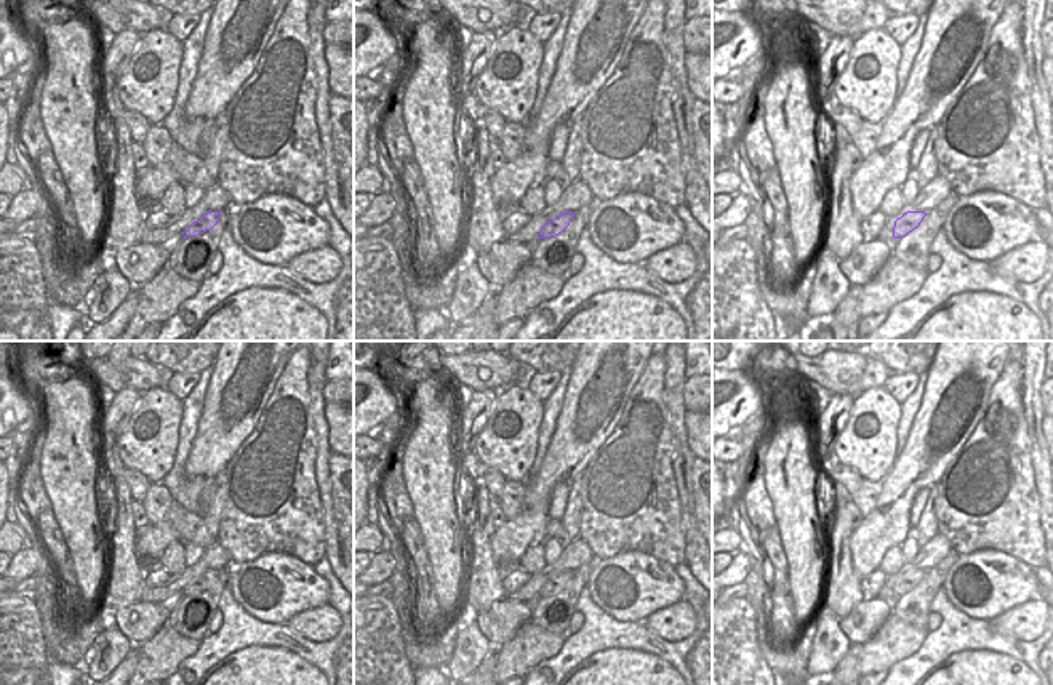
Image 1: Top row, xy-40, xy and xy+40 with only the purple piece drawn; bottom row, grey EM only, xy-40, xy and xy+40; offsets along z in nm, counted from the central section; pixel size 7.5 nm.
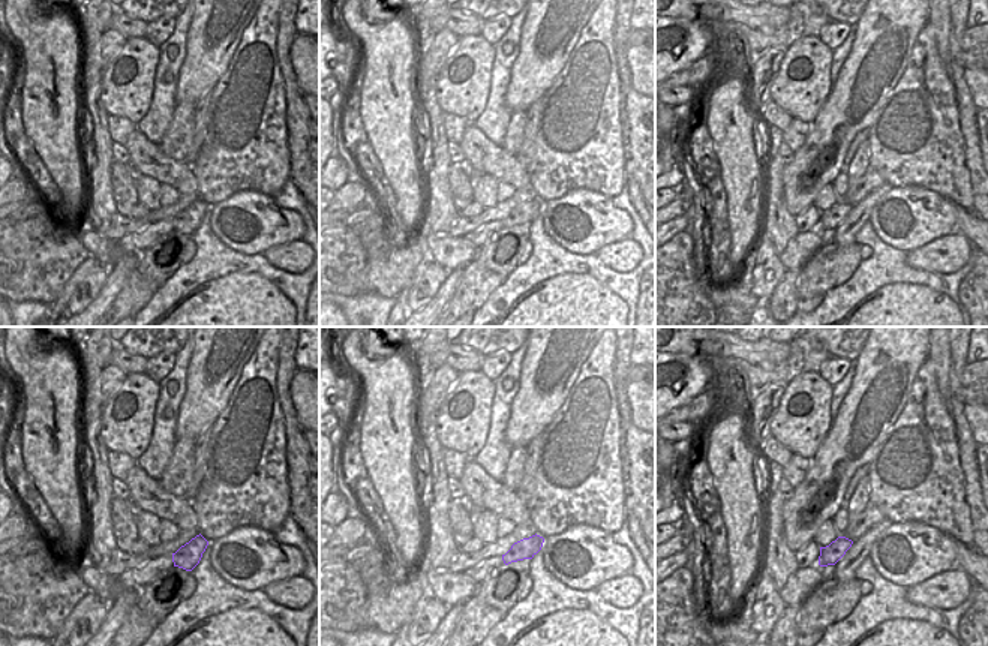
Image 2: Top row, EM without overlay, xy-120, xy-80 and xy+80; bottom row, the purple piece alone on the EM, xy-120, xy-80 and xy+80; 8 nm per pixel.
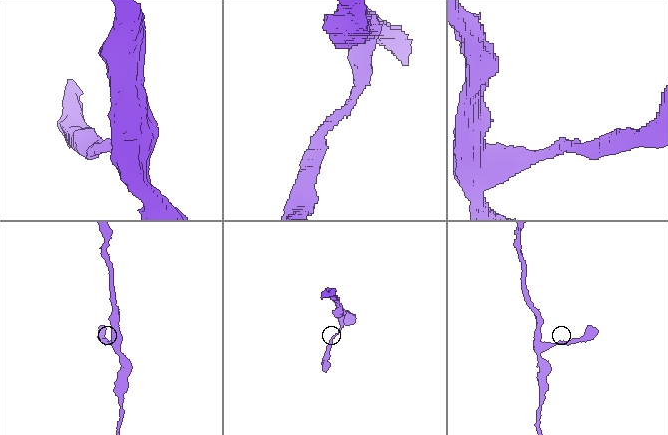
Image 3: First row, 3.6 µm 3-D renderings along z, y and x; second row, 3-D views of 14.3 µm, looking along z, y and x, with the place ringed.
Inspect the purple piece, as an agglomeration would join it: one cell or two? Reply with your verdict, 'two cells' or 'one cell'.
one cell

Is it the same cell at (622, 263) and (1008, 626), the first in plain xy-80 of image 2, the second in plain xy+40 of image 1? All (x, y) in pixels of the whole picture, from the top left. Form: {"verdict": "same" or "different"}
{"verdict": "same"}

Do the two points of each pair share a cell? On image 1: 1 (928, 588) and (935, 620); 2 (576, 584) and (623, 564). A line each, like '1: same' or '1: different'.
1: different
2: different

